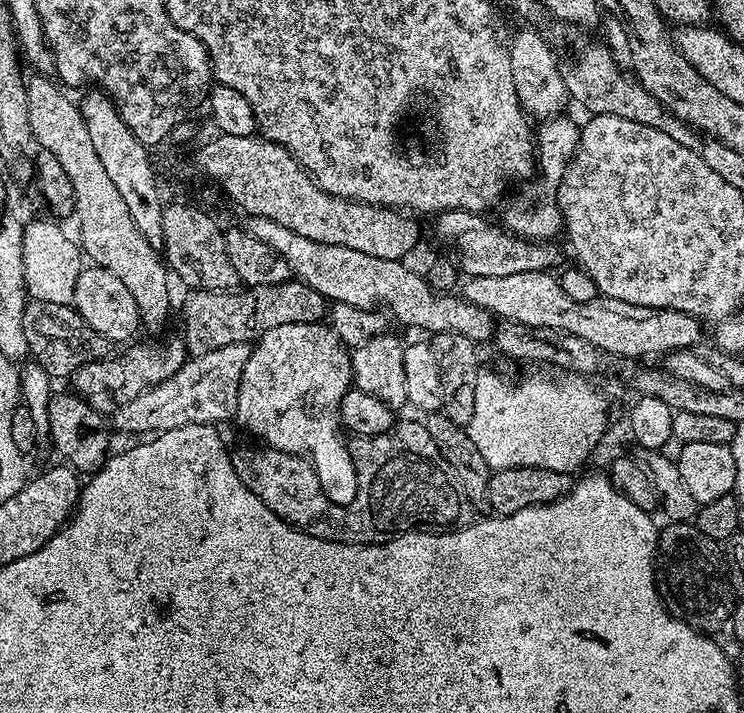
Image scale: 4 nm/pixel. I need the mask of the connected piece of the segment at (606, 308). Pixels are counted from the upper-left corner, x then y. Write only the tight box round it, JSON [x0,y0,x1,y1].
[463,272,702,362]

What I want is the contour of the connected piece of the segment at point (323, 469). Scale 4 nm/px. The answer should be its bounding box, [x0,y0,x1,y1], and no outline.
[235,322,362,506]

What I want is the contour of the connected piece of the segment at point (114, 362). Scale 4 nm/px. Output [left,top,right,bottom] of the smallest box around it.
[70,336,188,416]

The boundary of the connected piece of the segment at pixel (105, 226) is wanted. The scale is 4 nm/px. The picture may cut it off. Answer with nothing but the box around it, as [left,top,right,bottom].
[26,74,172,332]

